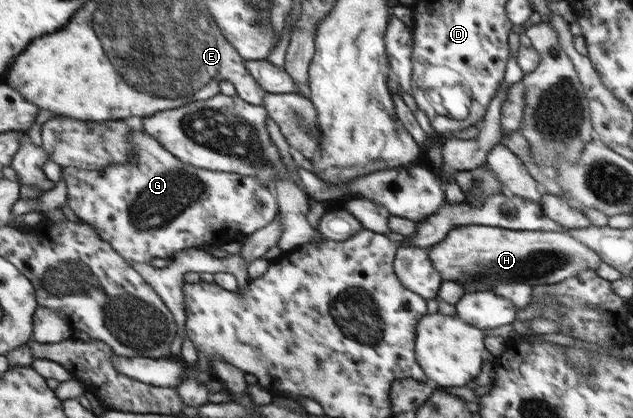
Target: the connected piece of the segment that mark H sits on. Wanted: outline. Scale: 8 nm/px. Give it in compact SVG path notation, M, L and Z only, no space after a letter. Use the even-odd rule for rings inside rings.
M468 225L453 228L436 245L428 249L429 261L435 265L443 281L460 283L467 294L475 291L492 291L492 286L498 281L515 281L529 286L552 285L577 276L585 269L597 270L601 256L583 244L577 237L567 232L553 231L519 231L488 225Z

